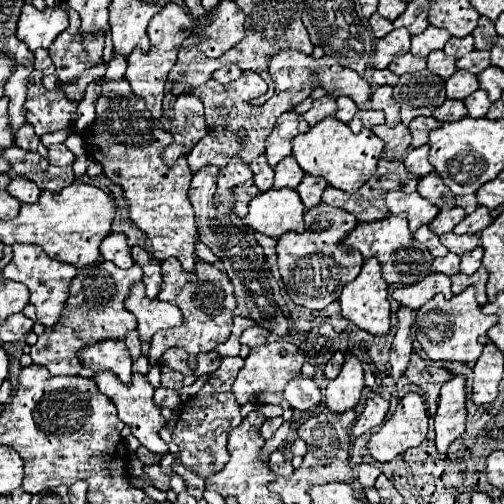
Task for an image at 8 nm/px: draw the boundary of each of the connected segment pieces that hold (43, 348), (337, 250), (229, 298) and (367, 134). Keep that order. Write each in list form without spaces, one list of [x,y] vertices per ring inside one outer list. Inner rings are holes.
[[[99,262],[95,266],[81,268],[71,280],[71,292],[65,300],[61,318],[51,328],[45,328],[37,344],[31,348],[33,364],[45,366],[51,374],[79,374],[83,364],[77,358],[77,352],[83,346],[91,346],[107,338],[123,340],[129,330],[137,328],[137,320],[125,310],[123,300],[129,294],[129,286],[141,278],[143,270],[137,264],[129,270],[123,270],[113,262]]]
[[[321,202],[305,212],[305,226],[307,228],[303,234],[287,232],[277,240],[279,272],[287,296],[297,306],[309,310],[325,310],[331,302],[339,300],[343,286],[355,280],[361,272],[363,266],[361,252],[347,248],[343,244],[345,236],[357,226],[357,220],[353,218],[353,214],[341,208],[333,208]]]
[[[167,258],[165,262],[161,262],[161,276],[163,276],[163,282],[161,282],[161,292],[157,298],[165,302],[175,302],[183,314],[183,324],[181,328],[157,332],[153,336],[153,342],[149,348],[149,364],[151,366],[159,364],[161,354],[171,346],[185,348],[191,356],[197,356],[201,352],[213,350],[217,344],[227,342],[231,324],[233,324],[233,310],[235,310],[233,286],[227,274],[201,260],[197,260],[197,266],[193,272],[185,272],[177,258]]]
[[[337,118],[321,120],[307,134],[299,134],[297,138],[293,138],[291,144],[293,158],[305,174],[321,176],[329,182],[329,186],[343,192],[357,192],[377,170],[377,160],[383,152],[381,138],[377,138],[371,130],[361,130],[359,134],[353,134],[351,128]]]

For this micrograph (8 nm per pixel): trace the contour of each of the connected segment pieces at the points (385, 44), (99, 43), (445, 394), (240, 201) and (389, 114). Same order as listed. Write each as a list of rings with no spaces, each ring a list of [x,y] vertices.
[[[405,28],[389,32],[385,38],[377,42],[377,48],[373,54],[373,66],[379,70],[387,68],[397,56],[409,52],[409,42],[411,42],[411,34]]]
[[[75,10],[69,12],[69,26],[49,46],[55,62],[55,76],[67,84],[81,76],[83,70],[97,64],[103,56],[105,34],[81,34],[81,20]]]
[[[453,376],[441,388],[439,408],[435,414],[435,446],[439,452],[447,452],[449,444],[465,432],[465,376]]]
[[[249,180],[249,182],[237,184],[237,186],[233,188],[233,194],[235,194],[235,210],[237,210],[241,216],[245,216],[245,214],[247,214],[247,204],[249,204],[249,200],[255,198],[257,194],[261,194],[261,192],[259,192],[257,186],[253,184],[253,180]]]
[[[379,86],[373,92],[373,98],[369,102],[369,108],[383,110],[389,126],[397,126],[401,122],[399,120],[399,106],[397,106],[397,102],[393,98],[393,88],[391,86]]]

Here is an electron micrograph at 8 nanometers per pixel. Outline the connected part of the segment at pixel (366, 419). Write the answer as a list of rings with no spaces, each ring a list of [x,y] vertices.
[[[369,392],[365,398],[365,408],[353,422],[353,436],[361,436],[373,428],[377,428],[389,410],[389,402],[379,394]]]

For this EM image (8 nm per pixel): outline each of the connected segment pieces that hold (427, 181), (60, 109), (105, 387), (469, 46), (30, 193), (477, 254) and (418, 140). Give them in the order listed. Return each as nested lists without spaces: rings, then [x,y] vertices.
[[[431,172],[419,180],[417,192],[425,200],[429,200],[433,206],[437,206],[439,210],[451,210],[455,206],[453,192],[441,182],[441,178],[435,172]]]
[[[31,82],[27,100],[23,104],[27,122],[39,136],[61,128],[73,128],[77,118],[77,104],[69,102],[61,92],[51,92],[39,82]]]
[[[101,370],[101,372],[97,372],[97,374],[93,376],[93,380],[97,382],[99,390],[117,406],[119,418],[131,428],[131,434],[133,434],[145,448],[149,448],[151,452],[157,452],[157,454],[169,452],[167,444],[159,438],[159,430],[163,428],[165,418],[161,416],[161,408],[155,406],[155,402],[153,402],[153,392],[155,392],[155,388],[149,384],[149,380],[147,380],[145,374],[133,372],[133,378],[131,378],[131,384],[129,384],[129,386],[125,386],[111,370]]]
[[[471,36],[451,38],[451,40],[445,44],[445,48],[443,48],[445,54],[451,54],[451,56],[455,56],[455,58],[461,58],[463,54],[469,54],[471,50],[473,50],[473,38],[471,38]]]
[[[15,176],[13,180],[11,180],[11,184],[7,186],[7,192],[13,196],[13,198],[17,198],[19,202],[37,202],[37,198],[39,198],[39,188],[37,188],[37,184],[35,182],[31,182],[31,180],[27,180],[27,178],[21,178],[21,176]]]
[[[475,248],[473,252],[467,252],[461,256],[460,272],[465,274],[473,274],[481,268],[481,258],[483,258],[483,248]]]
[[[421,116],[421,118],[415,118],[407,128],[409,128],[409,132],[411,132],[411,146],[413,148],[419,148],[419,146],[423,146],[423,144],[427,144],[427,136],[429,136],[429,132],[431,130],[435,130],[435,128],[439,128],[441,126],[441,122],[439,120],[435,120],[435,118],[425,118],[425,116]]]

